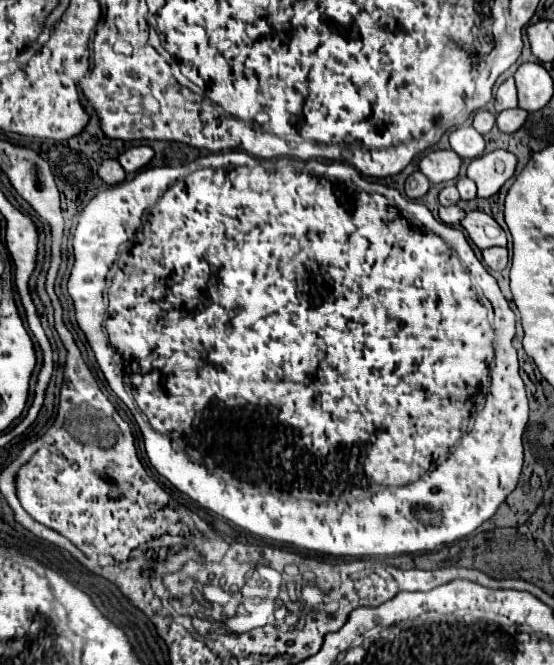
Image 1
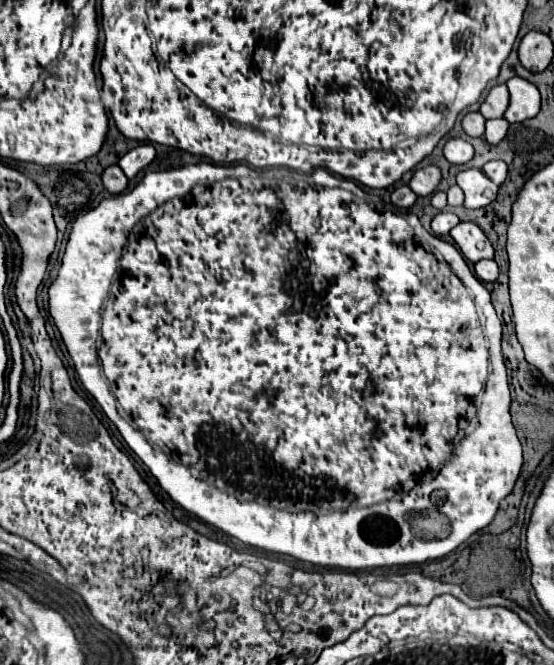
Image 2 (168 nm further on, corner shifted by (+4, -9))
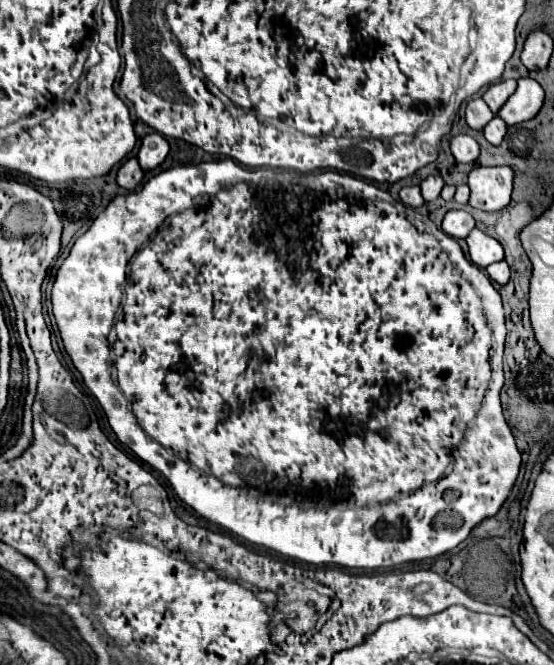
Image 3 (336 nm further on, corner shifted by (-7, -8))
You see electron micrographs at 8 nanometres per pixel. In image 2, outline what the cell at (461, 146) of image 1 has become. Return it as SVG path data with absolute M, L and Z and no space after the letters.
M448 139L446 145L444 145L444 157L450 163L456 163L456 165L468 163L472 159L472 155L474 155L474 149L464 139Z

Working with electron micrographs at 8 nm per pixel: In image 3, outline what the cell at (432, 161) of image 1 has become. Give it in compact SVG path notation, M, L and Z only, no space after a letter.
M429 176L429 178L425 178L421 182L421 194L423 194L425 202L437 200L439 194L441 194L441 190L443 190L443 186L445 186L445 182L443 182L441 176Z

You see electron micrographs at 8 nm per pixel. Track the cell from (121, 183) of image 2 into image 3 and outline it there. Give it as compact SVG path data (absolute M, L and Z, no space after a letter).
M133 156L133 158L125 160L117 172L117 184L125 190L135 190L141 180L143 180L143 170L141 170L137 158Z

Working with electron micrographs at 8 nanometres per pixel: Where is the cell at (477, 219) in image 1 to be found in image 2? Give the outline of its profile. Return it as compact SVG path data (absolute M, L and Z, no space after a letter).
M458 223L450 231L450 237L454 239L460 253L468 261L476 263L480 259L494 259L492 243L486 239L486 235L482 233L482 229L478 225L474 225L474 223Z

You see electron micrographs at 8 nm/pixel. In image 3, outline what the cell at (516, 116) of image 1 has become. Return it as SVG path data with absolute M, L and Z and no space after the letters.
M495 116L485 128L483 128L483 134L485 134L485 138L491 142L491 144L501 144L501 140L505 138L505 134L507 134L507 124L505 124L505 120L503 118L499 118L499 116Z

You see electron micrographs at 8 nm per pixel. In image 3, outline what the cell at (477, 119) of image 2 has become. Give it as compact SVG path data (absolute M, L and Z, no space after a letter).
M481 98L469 100L465 118L467 118L467 124L469 124L473 130L483 130L485 124L487 124L493 116L495 116L495 114L487 108L487 104L485 104Z

